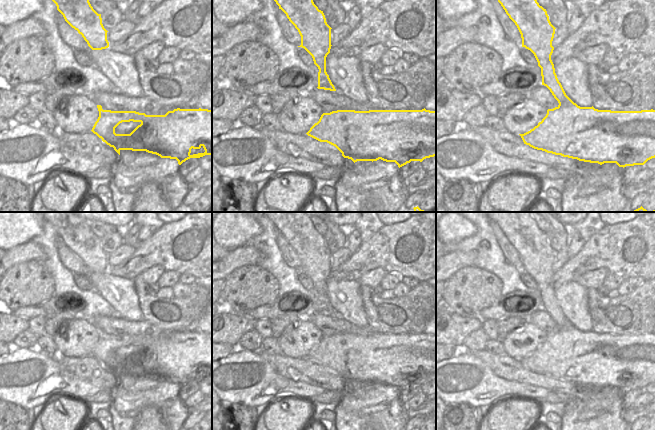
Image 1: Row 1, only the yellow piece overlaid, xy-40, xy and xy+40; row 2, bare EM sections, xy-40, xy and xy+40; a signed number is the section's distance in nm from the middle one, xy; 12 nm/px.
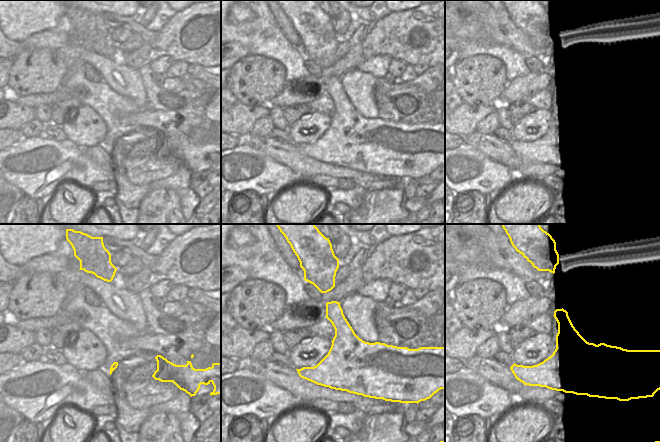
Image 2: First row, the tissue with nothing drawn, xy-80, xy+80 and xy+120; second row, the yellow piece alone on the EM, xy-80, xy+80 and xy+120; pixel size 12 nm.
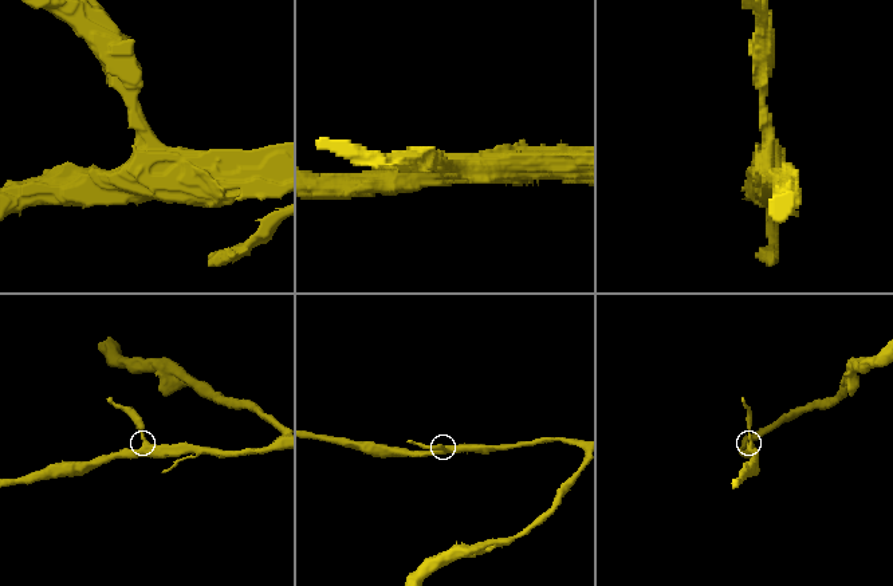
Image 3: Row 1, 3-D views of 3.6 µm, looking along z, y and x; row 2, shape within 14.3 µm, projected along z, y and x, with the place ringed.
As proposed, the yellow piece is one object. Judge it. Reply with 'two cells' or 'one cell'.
one cell

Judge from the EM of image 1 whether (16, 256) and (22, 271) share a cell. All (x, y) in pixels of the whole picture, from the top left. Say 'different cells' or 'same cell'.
different cells

